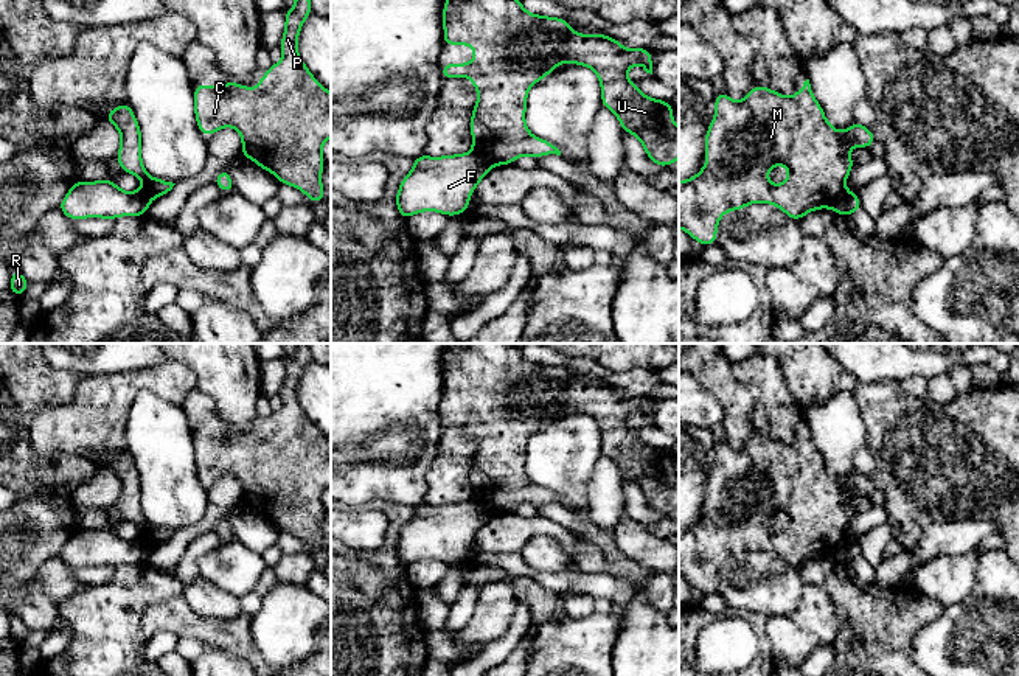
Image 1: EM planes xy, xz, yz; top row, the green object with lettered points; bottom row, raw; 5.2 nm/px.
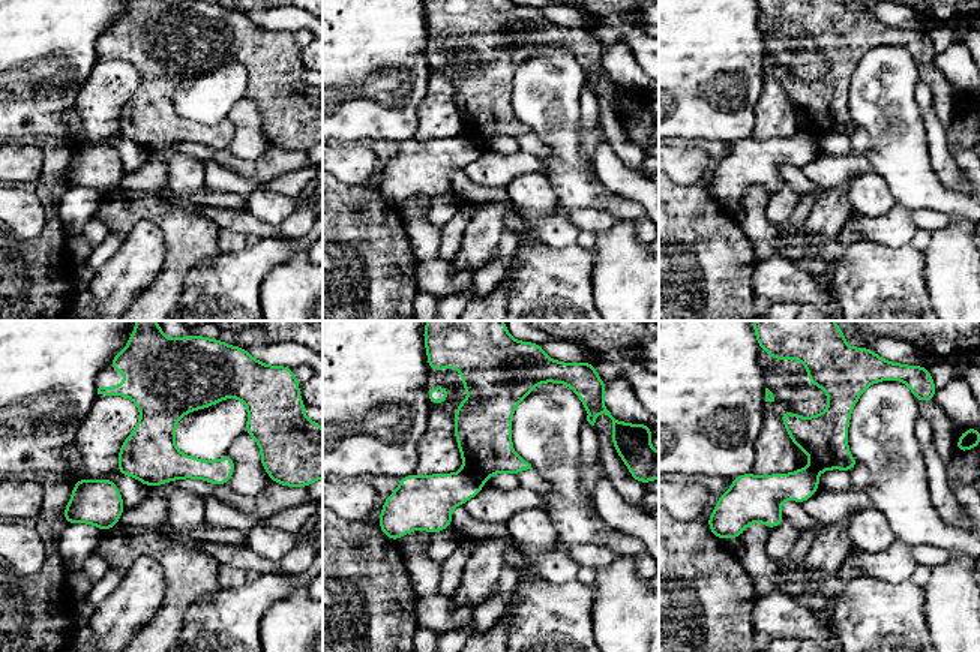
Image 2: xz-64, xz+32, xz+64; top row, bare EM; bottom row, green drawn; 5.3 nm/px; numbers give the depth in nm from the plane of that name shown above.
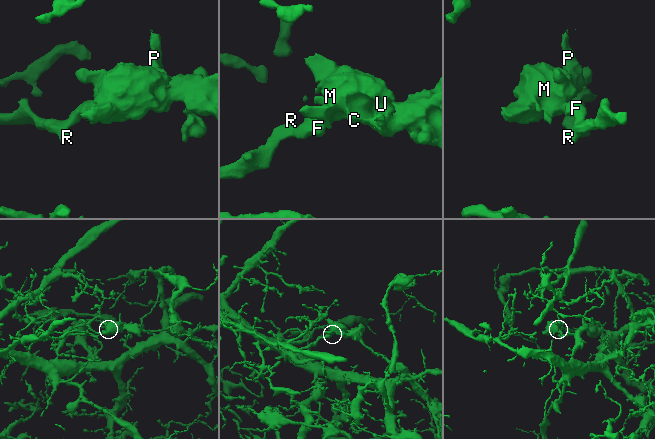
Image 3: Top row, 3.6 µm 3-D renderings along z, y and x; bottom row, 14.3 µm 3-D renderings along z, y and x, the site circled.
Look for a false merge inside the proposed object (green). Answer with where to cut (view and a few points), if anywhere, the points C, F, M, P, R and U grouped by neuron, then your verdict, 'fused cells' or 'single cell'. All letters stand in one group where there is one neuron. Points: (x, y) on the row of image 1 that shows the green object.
cut xz (472, 151), (494, 163); groups C M P U / F R; fused cells

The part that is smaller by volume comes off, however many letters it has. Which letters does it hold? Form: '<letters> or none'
C, M, P, U

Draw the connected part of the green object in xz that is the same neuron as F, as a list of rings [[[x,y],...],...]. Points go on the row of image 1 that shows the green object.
[[[475,152],[419,155],[398,188],[398,211],[404,221],[427,210],[446,216],[468,213],[471,194],[492,166],[492,162]]]

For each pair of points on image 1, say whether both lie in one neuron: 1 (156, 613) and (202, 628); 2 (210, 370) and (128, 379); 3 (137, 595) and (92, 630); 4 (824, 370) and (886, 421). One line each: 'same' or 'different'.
1: same
2: different
3: same
4: same

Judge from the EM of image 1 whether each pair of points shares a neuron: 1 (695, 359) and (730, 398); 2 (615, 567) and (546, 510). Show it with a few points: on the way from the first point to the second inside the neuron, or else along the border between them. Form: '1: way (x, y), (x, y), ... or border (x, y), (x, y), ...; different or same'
1: way (704, 369), (724, 389); same
2: way (609, 547), (592, 530), (566, 518); same

